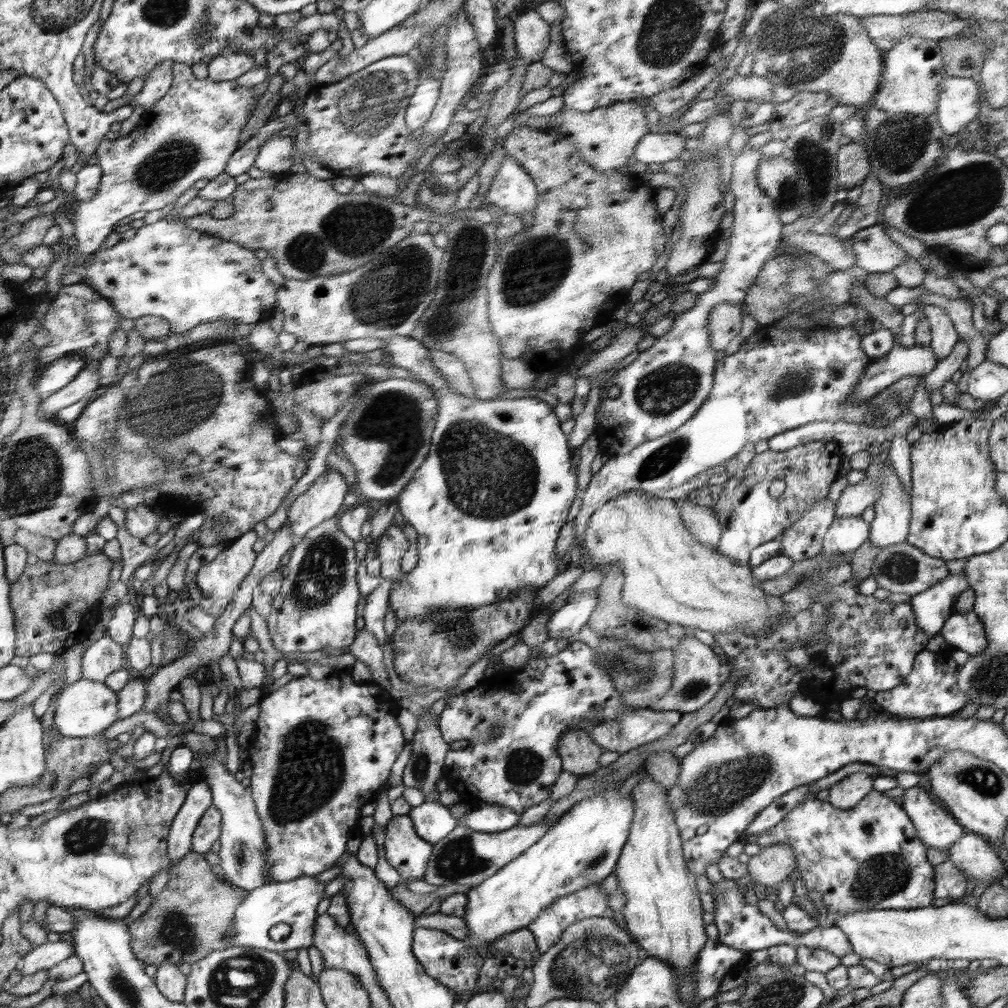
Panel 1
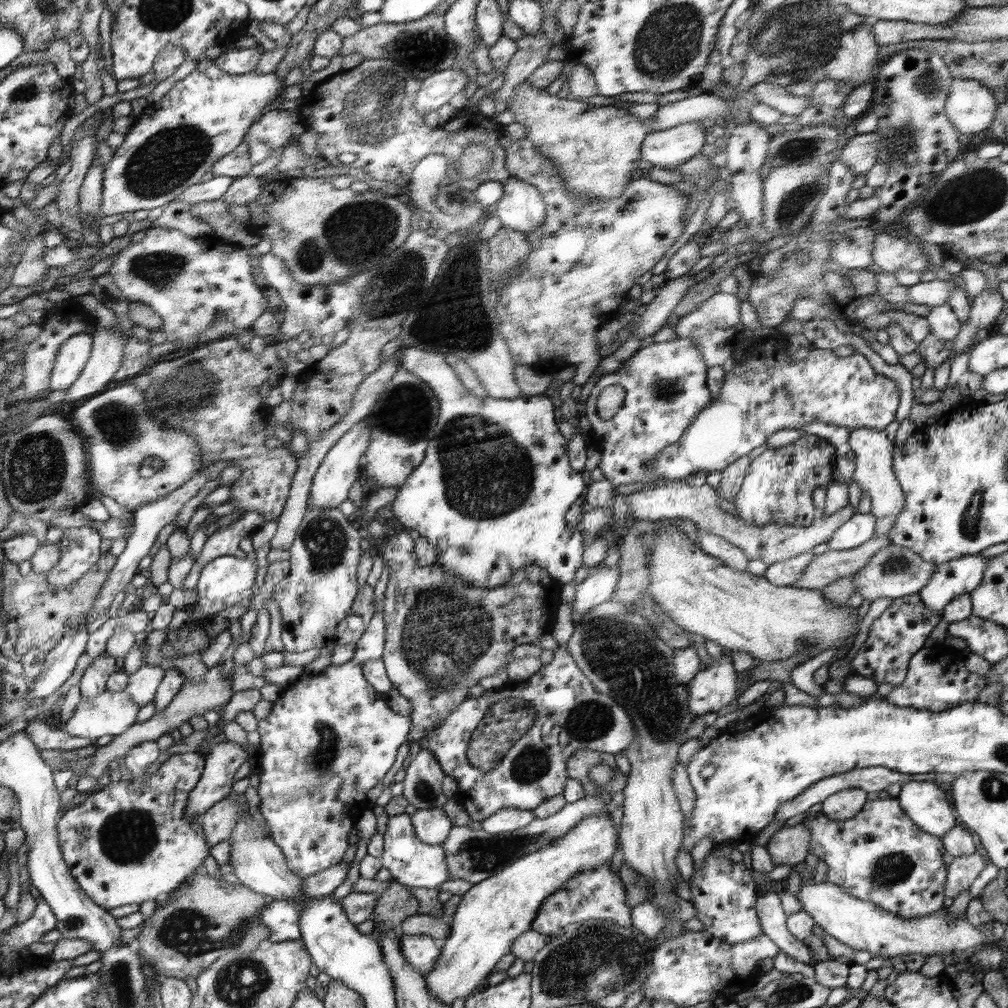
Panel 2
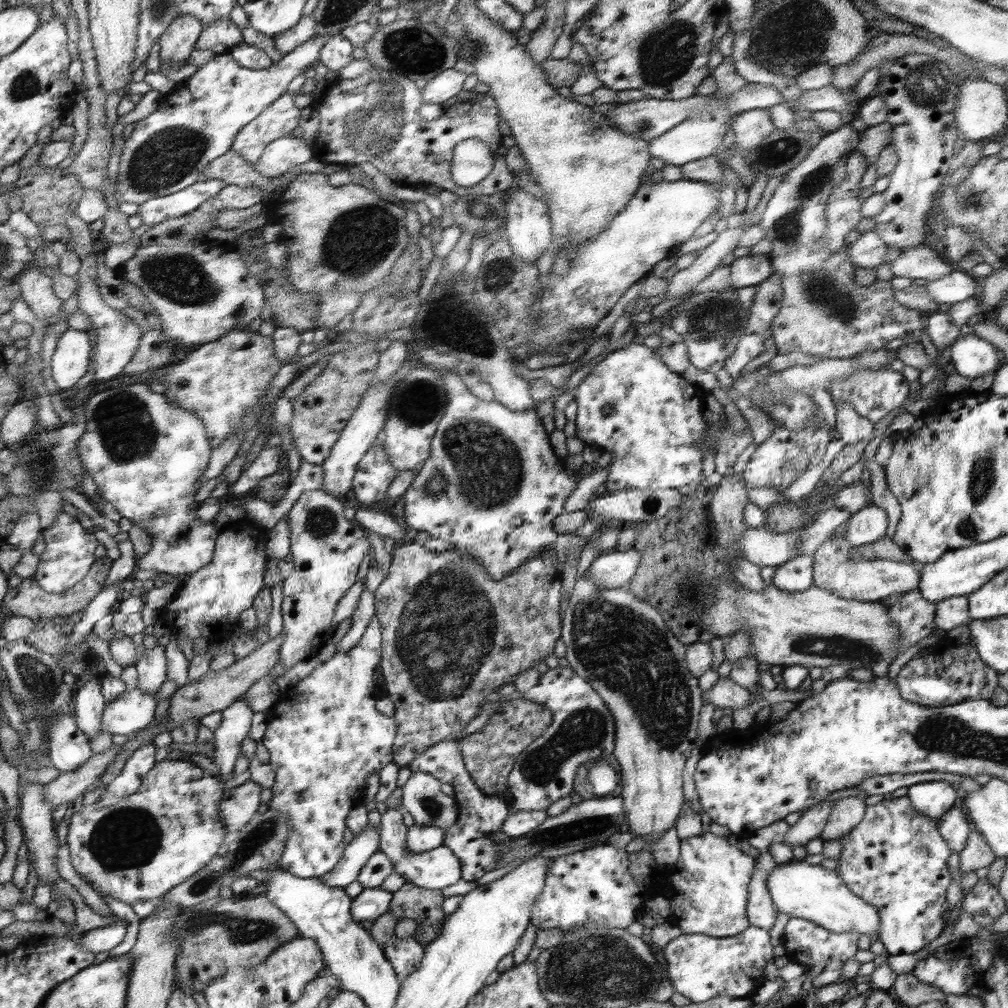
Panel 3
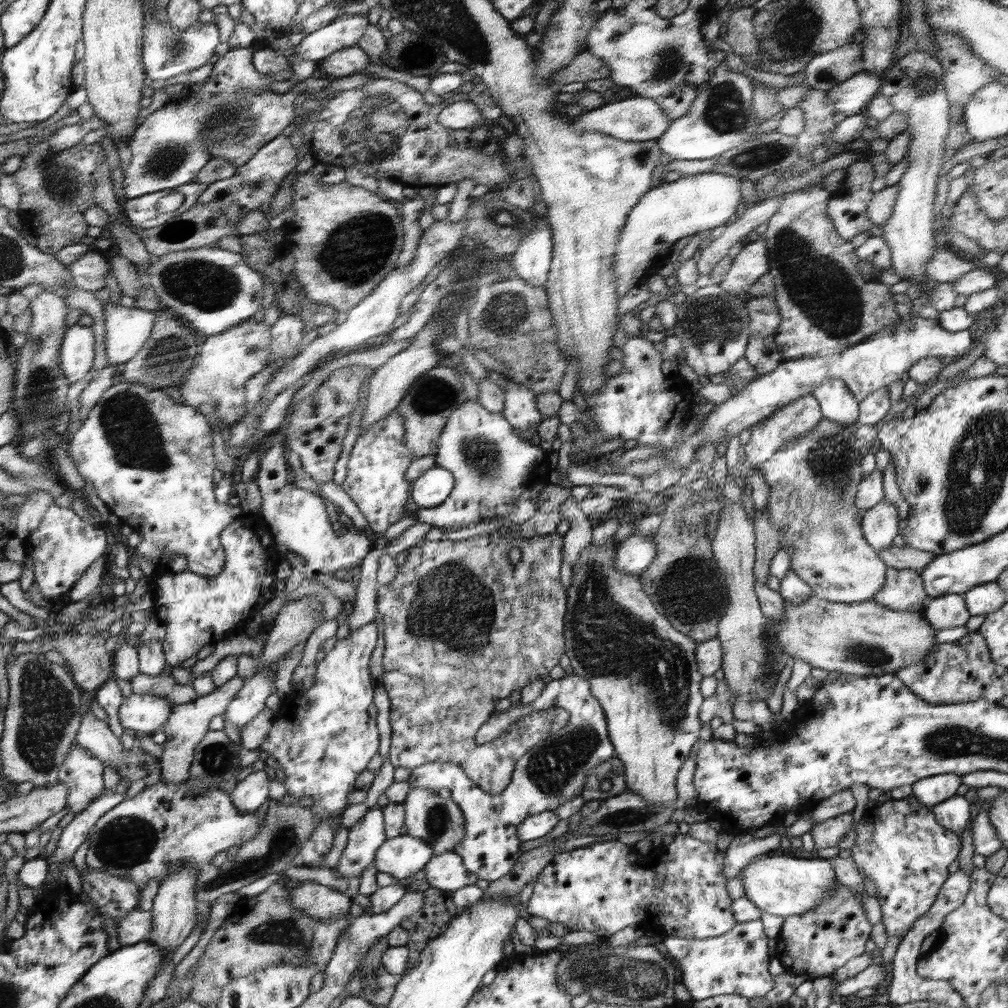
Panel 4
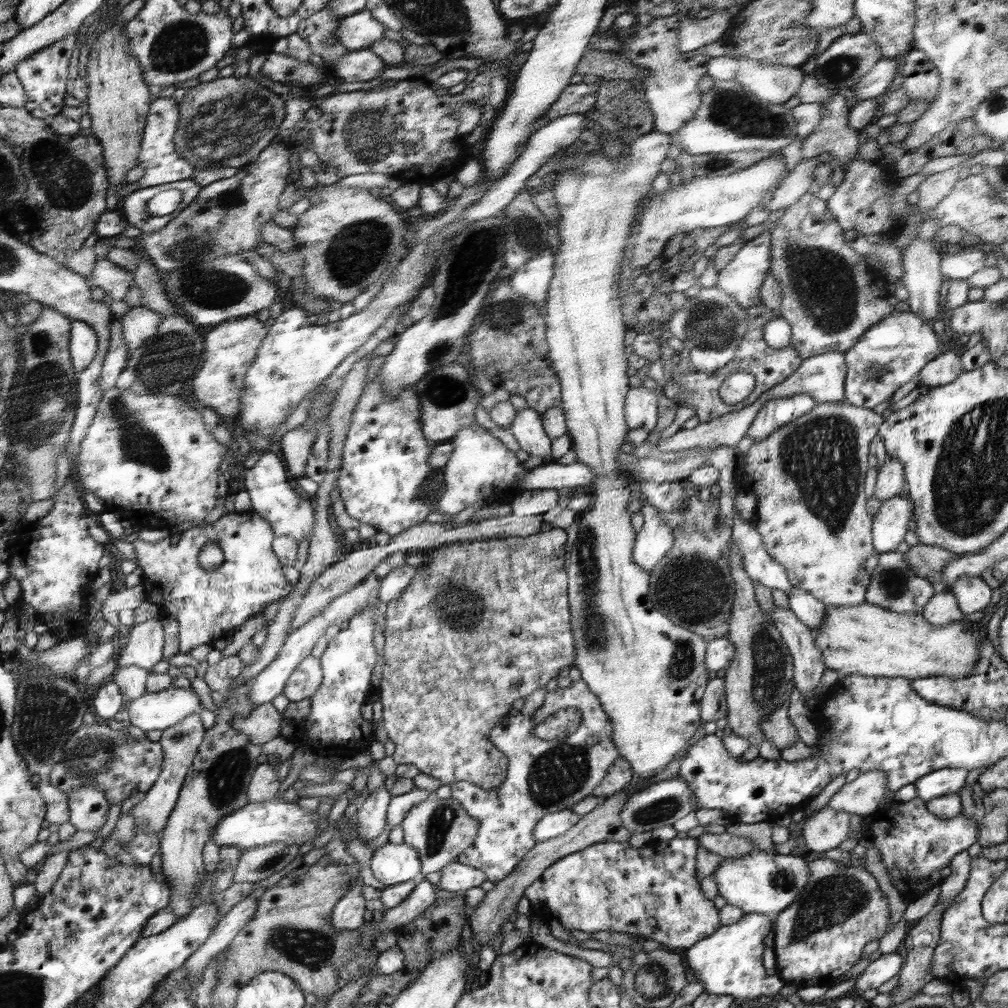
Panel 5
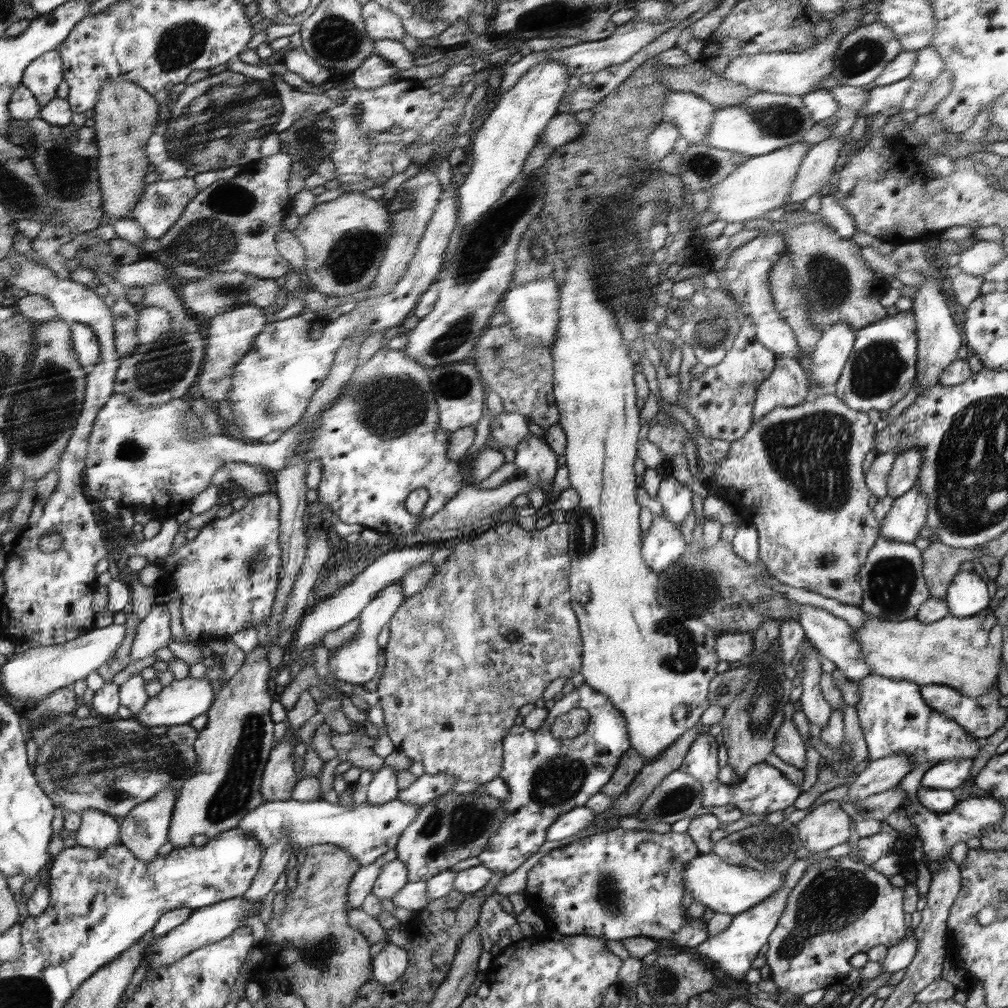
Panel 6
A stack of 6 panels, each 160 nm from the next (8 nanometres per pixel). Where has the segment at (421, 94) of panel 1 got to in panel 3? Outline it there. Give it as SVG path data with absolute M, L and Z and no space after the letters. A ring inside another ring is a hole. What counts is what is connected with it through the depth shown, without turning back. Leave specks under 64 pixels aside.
M452 68L444 70L435 78L430 78L424 86L425 103L444 104L449 98L457 96L463 90L467 75L464 71Z

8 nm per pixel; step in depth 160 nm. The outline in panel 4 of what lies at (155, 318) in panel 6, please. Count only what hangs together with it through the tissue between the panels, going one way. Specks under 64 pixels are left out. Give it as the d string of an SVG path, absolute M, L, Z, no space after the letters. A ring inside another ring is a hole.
M103 303L105 316L105 346L108 363L131 361L150 338L156 314L138 307L114 306Z

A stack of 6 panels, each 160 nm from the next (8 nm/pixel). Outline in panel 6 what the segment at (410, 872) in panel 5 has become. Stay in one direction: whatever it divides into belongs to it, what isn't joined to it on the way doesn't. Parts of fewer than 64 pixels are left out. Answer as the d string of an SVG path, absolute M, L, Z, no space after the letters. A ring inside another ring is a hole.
M395 858L392 862L387 862L382 867L371 894L374 894L380 900L392 900L392 897L398 895L404 885L409 883L407 876L408 869L406 864Z

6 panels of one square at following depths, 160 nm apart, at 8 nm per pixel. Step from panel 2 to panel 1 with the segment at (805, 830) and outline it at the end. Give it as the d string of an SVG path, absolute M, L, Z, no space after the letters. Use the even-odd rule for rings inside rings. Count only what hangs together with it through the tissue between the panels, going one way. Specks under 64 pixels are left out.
M772 843L751 856L747 864L753 885L762 884L768 892L777 892L781 882L789 878L788 876L797 868L797 858L790 845Z

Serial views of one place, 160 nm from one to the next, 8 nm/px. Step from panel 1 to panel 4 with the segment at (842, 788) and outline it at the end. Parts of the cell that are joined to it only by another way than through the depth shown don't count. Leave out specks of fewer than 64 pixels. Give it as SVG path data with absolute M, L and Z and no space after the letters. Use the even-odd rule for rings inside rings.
M848 812L816 823L809 832L812 838L811 844L817 850L837 846L842 837L850 830L852 820L852 812Z

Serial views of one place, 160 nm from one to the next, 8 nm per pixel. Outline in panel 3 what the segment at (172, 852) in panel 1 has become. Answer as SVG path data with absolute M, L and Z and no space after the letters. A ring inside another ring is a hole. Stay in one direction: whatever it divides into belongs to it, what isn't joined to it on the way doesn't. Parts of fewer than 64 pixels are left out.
M241 695L236 703L221 711L221 723L213 730L215 738L215 752L211 758L220 768L219 781L226 788L225 779L233 777L234 762L238 758L242 741L248 736L254 712L248 708L245 696Z

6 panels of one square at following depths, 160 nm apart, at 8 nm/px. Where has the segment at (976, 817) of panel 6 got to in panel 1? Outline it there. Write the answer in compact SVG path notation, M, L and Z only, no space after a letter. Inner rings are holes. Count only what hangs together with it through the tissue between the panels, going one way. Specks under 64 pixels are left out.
M872 789L862 800L846 810L840 810L834 808L829 801L820 799L818 792L809 792L807 797L798 805L794 806L792 810L785 814L785 817L775 826L765 830L755 840L754 843L758 843L761 848L770 846L772 843L784 843L790 845L797 858L797 868L800 872L800 877L804 880L808 890L816 890L822 897L824 906L827 909L827 916L830 925L833 925L838 917L846 916L854 910L913 910L920 908L933 907L937 905L936 899L934 898L935 889L935 870L932 864L926 857L927 846L918 838L913 822L907 815L907 812L902 808L901 804L894 801L893 798L887 797L883 792Z

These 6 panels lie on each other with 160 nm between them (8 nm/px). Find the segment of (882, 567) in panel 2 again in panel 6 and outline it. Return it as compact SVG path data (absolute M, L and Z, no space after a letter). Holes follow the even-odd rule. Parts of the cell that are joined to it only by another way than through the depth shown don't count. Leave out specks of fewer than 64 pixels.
M827 391L827 394L815 400L800 403L798 406L775 408L766 418L756 420L756 422L753 422L749 432L746 432L744 438L740 438L740 440L732 443L728 456L722 462L712 466L710 494L718 495L722 498L726 494L726 468L730 468L730 474L732 474L730 482L742 482L742 498L746 500L746 506L750 506L750 510L752 510L751 525L754 525L759 536L760 563L762 563L762 566L766 566L766 570L768 570L771 577L792 588L805 588L826 598L838 600L842 604L860 606L863 588L859 581L859 573L862 566L866 564L872 546L874 546L874 543L881 535L880 523L874 517L874 513L872 513L872 509L869 506L871 492L866 487L865 473L862 466L868 452L874 449L876 434L876 426L870 422L869 415L866 412L860 412L846 406L844 401L840 400L833 391Z

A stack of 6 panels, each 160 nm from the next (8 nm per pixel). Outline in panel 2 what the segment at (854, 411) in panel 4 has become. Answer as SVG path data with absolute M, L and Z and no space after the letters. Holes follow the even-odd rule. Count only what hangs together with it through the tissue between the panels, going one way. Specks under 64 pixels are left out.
M856 428L848 437L849 449L856 455L856 471L852 474L852 482L861 486L872 500L871 513L877 518L875 537L887 536L889 528L896 522L896 517L904 508L904 493L900 483L896 481L892 456L895 445L888 440L885 432L876 428Z

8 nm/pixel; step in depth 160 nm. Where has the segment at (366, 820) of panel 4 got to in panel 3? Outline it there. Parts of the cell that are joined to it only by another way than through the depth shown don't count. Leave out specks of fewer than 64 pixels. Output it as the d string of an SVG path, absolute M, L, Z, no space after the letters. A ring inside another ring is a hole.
M368 825L344 849L344 856L330 873L323 874L322 879L328 886L345 889L348 884L356 882L362 867L368 859L379 850L379 831Z

